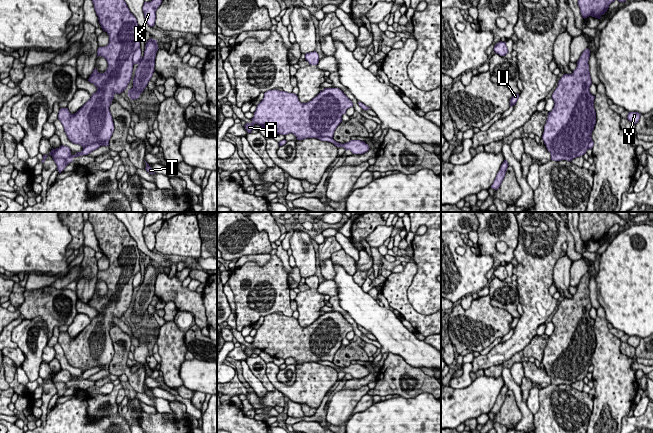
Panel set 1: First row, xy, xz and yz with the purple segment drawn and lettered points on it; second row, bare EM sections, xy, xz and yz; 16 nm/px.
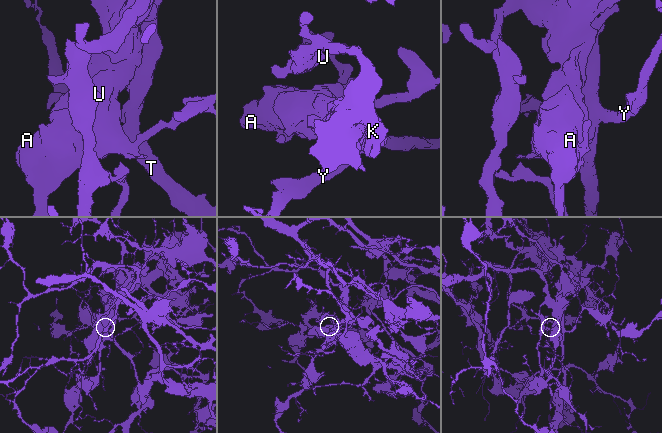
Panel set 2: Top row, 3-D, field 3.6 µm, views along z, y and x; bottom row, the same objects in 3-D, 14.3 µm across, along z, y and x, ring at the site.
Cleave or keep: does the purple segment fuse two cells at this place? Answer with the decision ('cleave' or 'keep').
cleave

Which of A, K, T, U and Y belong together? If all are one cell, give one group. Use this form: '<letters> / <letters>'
A / K T U Y

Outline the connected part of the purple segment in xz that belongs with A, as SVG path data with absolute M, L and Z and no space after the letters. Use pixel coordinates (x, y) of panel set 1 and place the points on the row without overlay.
M325 312L307 327L301 327L296 318L279 314L269 314L264 317L263 324L257 329L251 347L245 348L248 357L254 349L260 349L273 358L294 358L297 364L306 362L330 361L333 362L337 350L342 346L342 339L353 331L352 325L339 312Z

